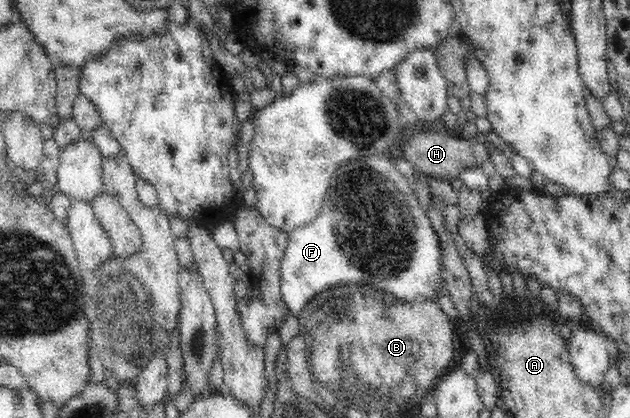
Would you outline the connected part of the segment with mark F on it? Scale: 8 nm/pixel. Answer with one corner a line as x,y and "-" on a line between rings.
383,154
346,160
337,170
323,202
320,215
288,235
280,259
280,293
287,313
299,317
307,303
321,291
342,284
363,284
393,294
401,302
420,298
435,301
435,291
445,284
441,271
441,246
429,217
411,189
409,181
396,169
395,161

